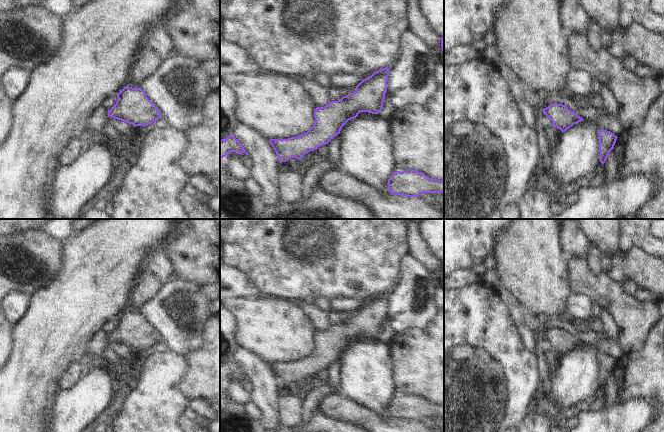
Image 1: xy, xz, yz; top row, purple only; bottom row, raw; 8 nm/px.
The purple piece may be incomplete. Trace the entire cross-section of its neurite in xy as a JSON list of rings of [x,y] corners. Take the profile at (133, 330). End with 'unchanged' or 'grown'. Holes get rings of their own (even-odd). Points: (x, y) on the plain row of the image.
[[[125,310],[117,318],[116,328],[108,334],[108,341],[134,350],[153,348],[161,342],[161,335],[149,324],[145,315]]] | unchanged

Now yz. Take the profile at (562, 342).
[[[550,328],[542,335],[552,345],[553,351],[560,353],[562,357],[572,351],[574,348],[584,344],[563,328]]] | unchanged

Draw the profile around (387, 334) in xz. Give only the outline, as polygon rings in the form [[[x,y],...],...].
[[[385,318],[383,333],[378,337],[378,340],[381,343],[388,343],[392,337],[394,337],[394,333],[392,329],[389,327],[389,325],[387,324],[386,318]]]

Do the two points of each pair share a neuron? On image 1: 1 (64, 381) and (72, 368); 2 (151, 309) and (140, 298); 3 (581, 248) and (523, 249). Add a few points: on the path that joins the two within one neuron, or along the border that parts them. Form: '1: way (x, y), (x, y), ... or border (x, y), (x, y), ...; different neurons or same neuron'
1: way (67, 378), (72, 371); same neuron
2: border (161, 285), (161, 288), (139, 310); different neurons
3: border (559, 229), (559, 244), (567, 258); different neurons

